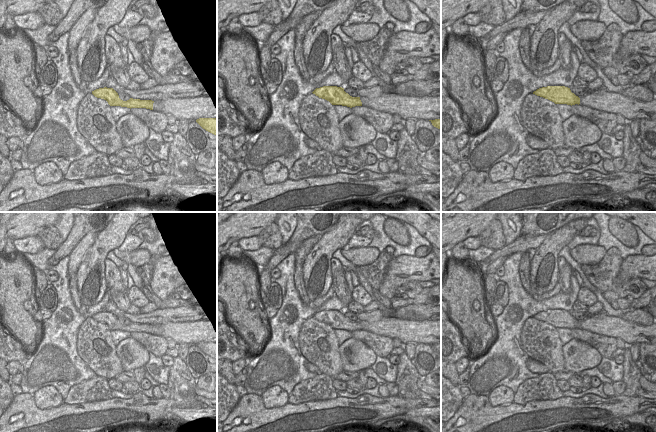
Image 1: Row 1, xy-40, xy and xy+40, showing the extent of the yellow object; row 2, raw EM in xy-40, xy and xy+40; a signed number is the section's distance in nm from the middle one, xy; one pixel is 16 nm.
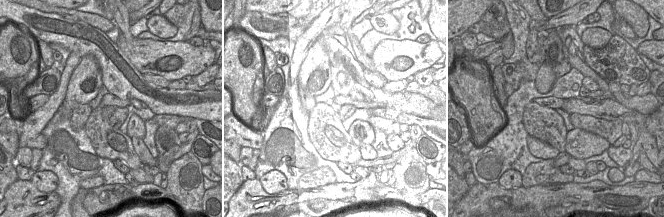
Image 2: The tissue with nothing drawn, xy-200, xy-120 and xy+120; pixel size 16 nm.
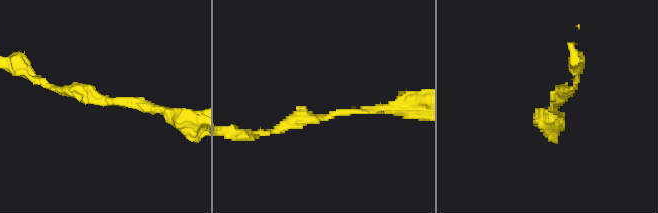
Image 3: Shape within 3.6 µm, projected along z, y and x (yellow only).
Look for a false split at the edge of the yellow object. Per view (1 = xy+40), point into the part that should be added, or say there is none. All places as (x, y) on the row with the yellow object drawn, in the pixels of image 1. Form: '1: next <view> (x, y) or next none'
1: next none

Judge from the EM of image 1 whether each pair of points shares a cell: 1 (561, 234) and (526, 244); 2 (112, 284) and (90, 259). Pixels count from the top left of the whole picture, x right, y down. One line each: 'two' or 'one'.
1: two
2: two

